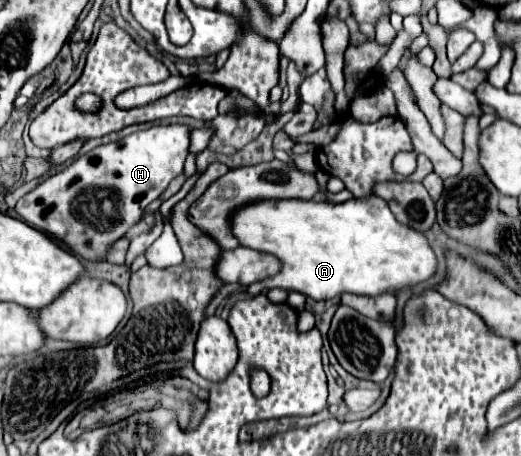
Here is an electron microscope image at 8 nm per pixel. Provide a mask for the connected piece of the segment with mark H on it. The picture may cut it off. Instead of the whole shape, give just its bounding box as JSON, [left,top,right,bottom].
[20,125,190,261]

